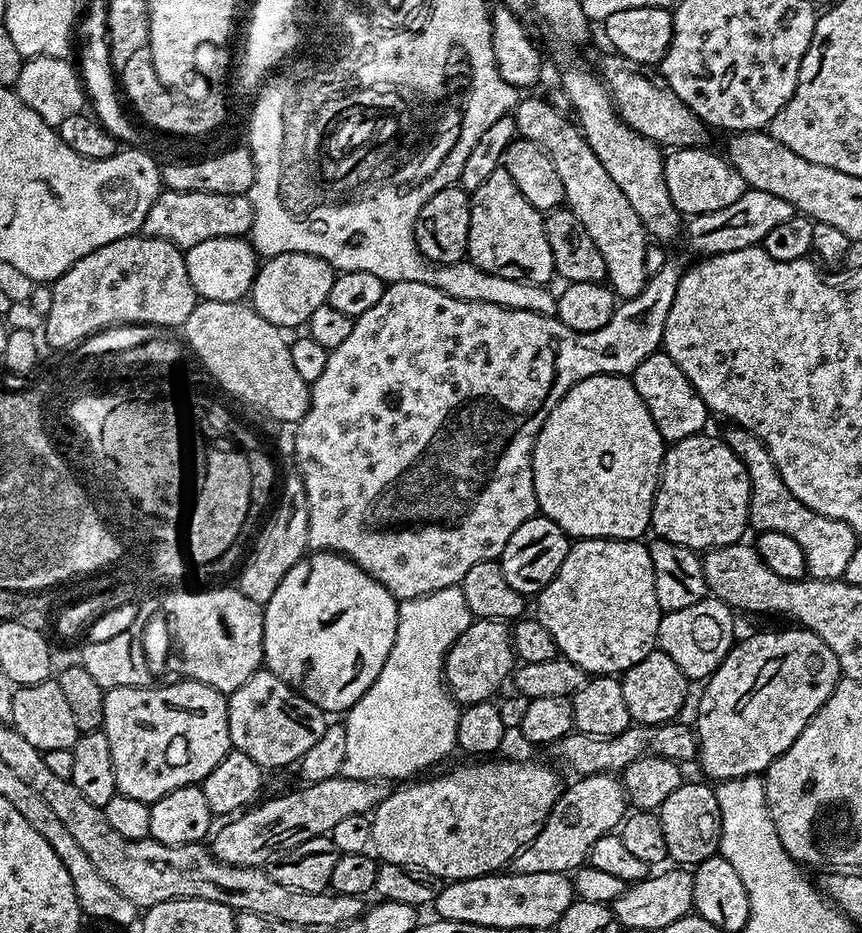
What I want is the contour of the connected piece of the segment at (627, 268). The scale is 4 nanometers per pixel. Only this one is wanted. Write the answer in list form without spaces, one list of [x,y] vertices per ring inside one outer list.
[[[521,99],[514,109],[515,131],[536,143],[553,160],[565,187],[567,207],[572,209],[578,222],[586,226],[586,234],[590,234],[594,246],[598,246],[605,262],[606,280],[612,291],[621,301],[626,301],[639,294],[648,282],[646,250],[650,236],[644,231],[640,215],[634,206],[630,206],[626,194],[618,190],[618,182],[606,174],[606,166],[602,166],[602,162],[598,162],[598,154],[590,150],[584,133],[569,117],[568,120],[554,105],[544,100]]]

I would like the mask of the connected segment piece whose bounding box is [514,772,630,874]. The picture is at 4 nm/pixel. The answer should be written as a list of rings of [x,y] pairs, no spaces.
[[[599,772],[593,776],[581,776],[571,782],[573,784],[569,788],[567,785],[554,802],[554,806],[544,823],[544,829],[516,857],[514,861],[515,871],[522,874],[575,873],[587,861],[588,852],[594,846],[594,842],[598,842],[598,838],[615,833],[619,829],[630,808],[628,795],[624,793],[624,785],[619,775],[611,772]]]

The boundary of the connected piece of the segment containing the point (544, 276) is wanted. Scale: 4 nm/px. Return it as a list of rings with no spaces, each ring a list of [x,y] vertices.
[[[501,166],[470,194],[470,234],[468,235],[467,259],[490,274],[500,275],[502,278],[524,281],[526,283],[547,285],[548,279],[555,273],[554,255],[550,245],[546,242],[544,216],[542,212],[530,204],[522,191],[514,184],[514,179]]]

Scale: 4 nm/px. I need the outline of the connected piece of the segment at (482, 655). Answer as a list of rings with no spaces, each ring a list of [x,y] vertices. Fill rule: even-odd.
[[[473,619],[472,625],[452,643],[448,655],[444,658],[444,679],[446,687],[452,694],[453,700],[461,706],[483,704],[493,699],[492,695],[499,690],[513,675],[514,653],[512,650],[512,633],[509,625],[502,620]]]

